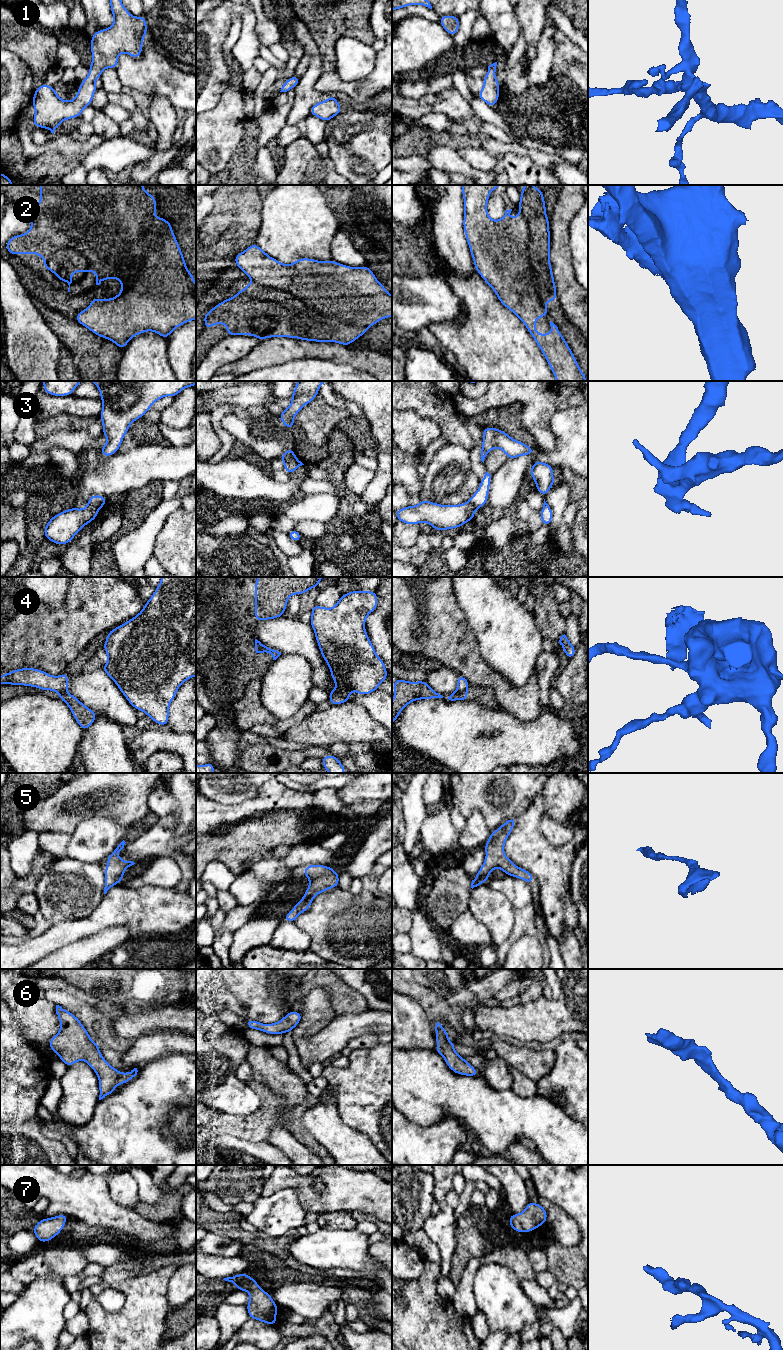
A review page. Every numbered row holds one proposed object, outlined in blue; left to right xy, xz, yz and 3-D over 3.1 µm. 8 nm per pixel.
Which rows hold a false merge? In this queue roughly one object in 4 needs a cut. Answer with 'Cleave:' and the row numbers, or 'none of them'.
Cleave: 2, 3, 4

